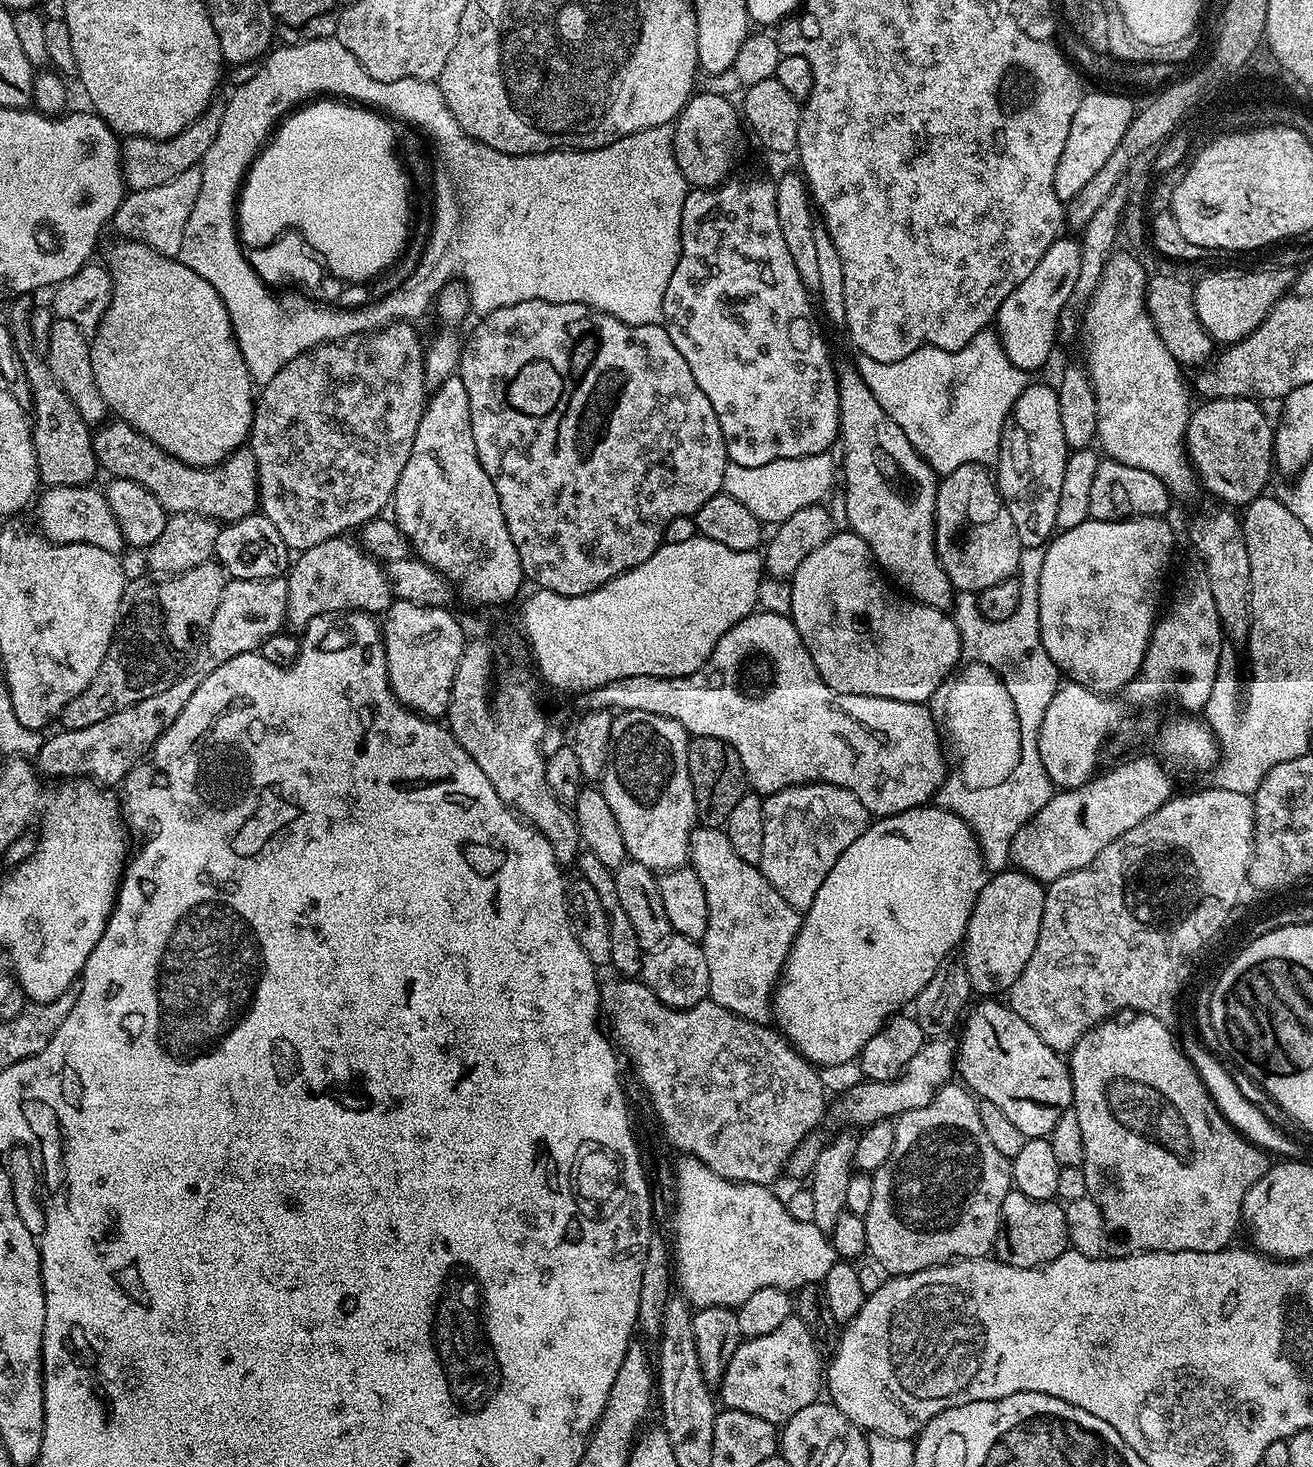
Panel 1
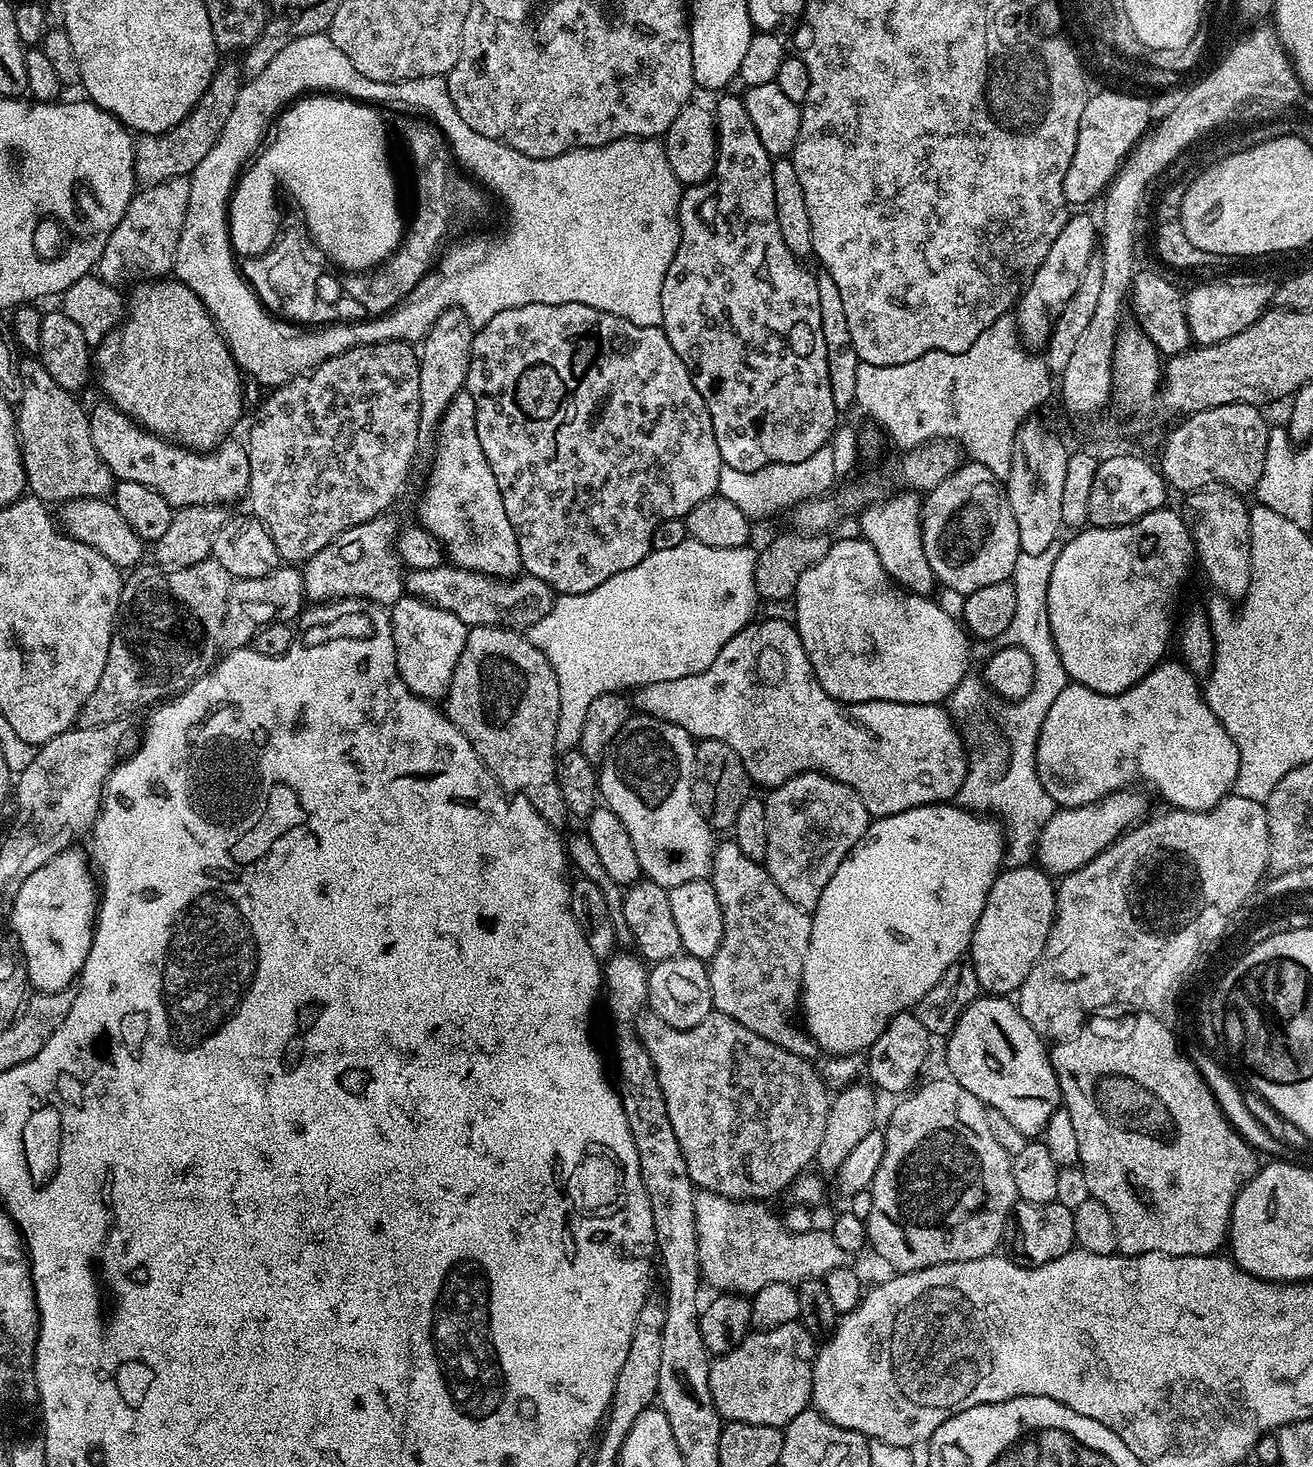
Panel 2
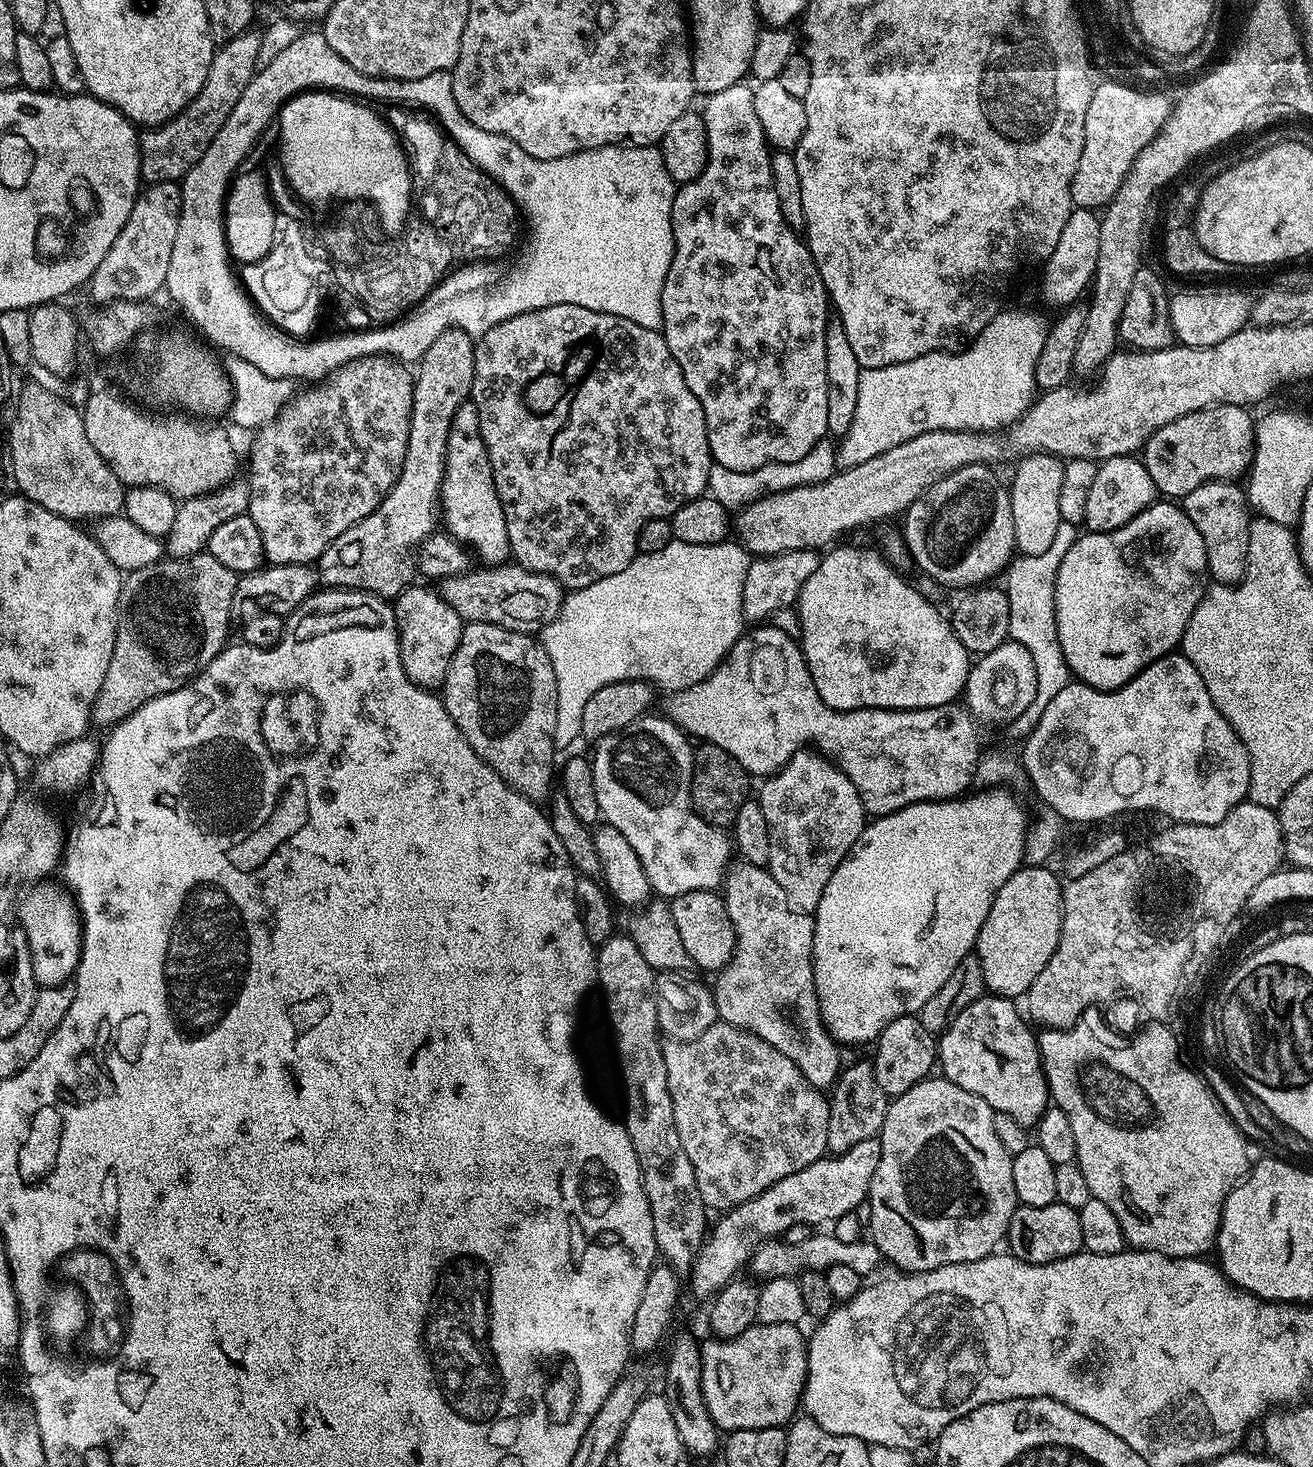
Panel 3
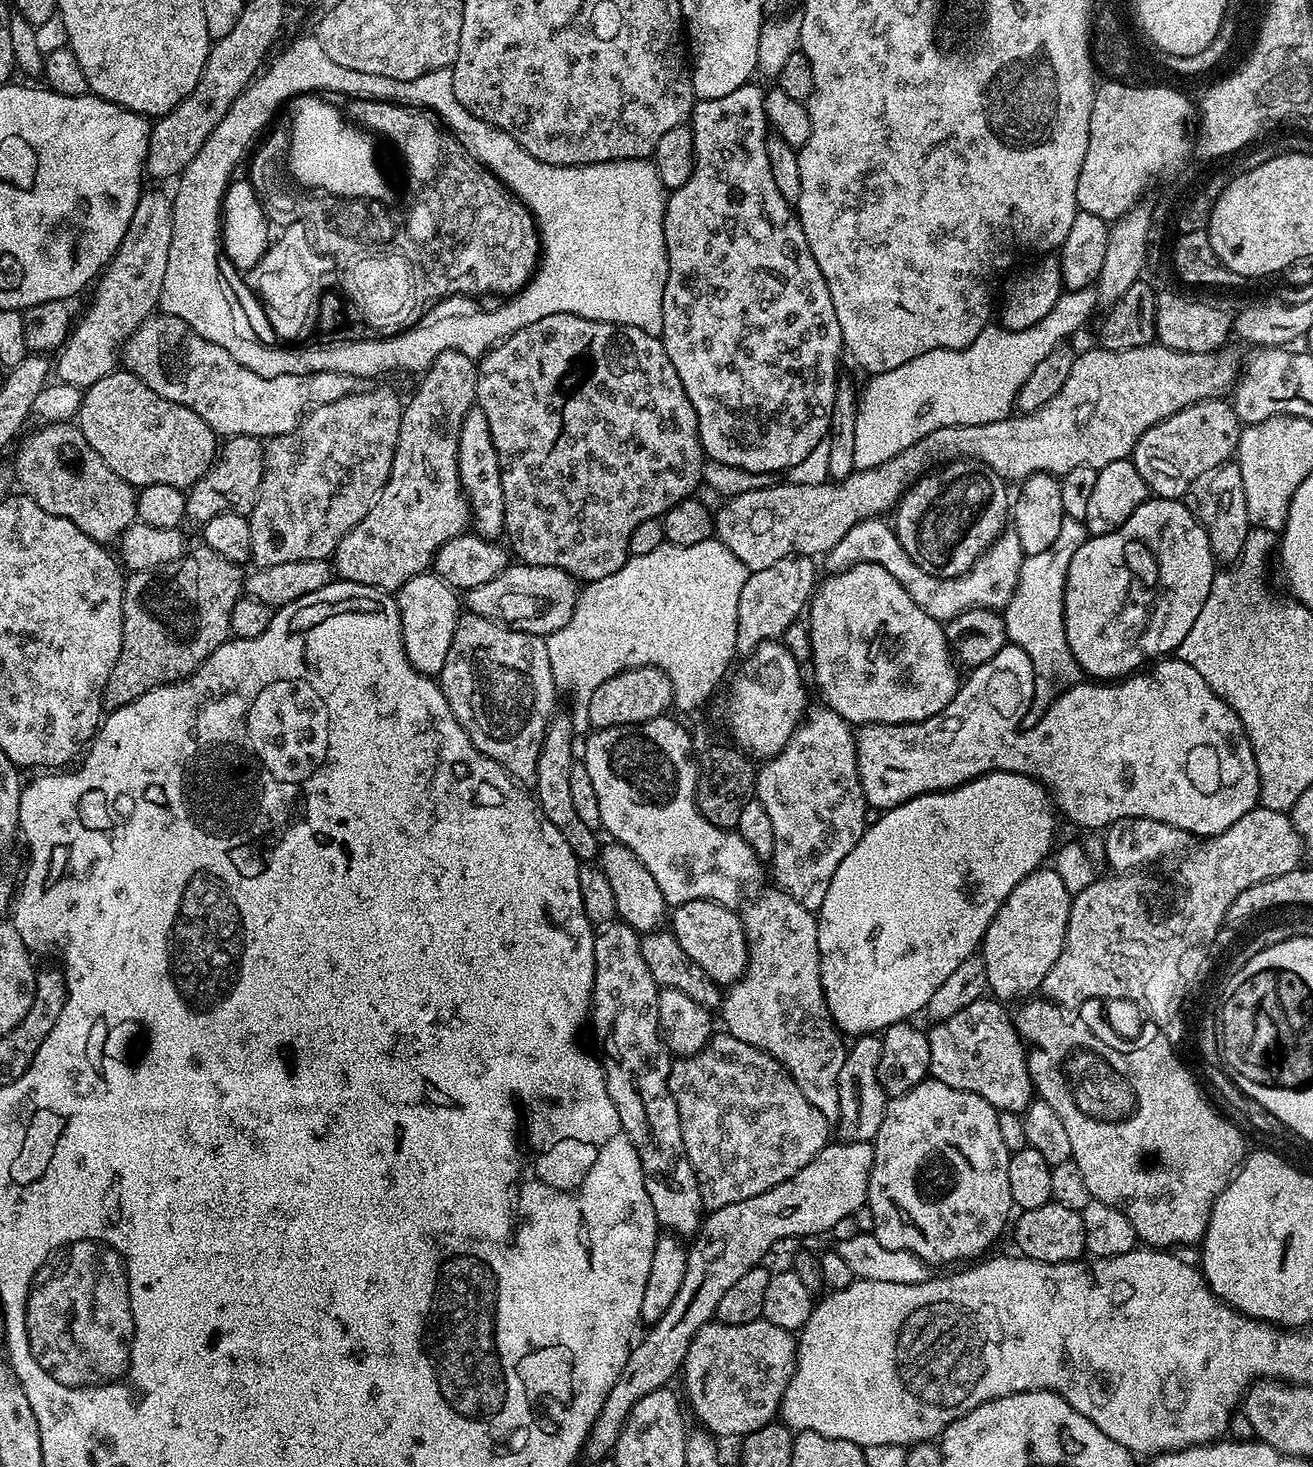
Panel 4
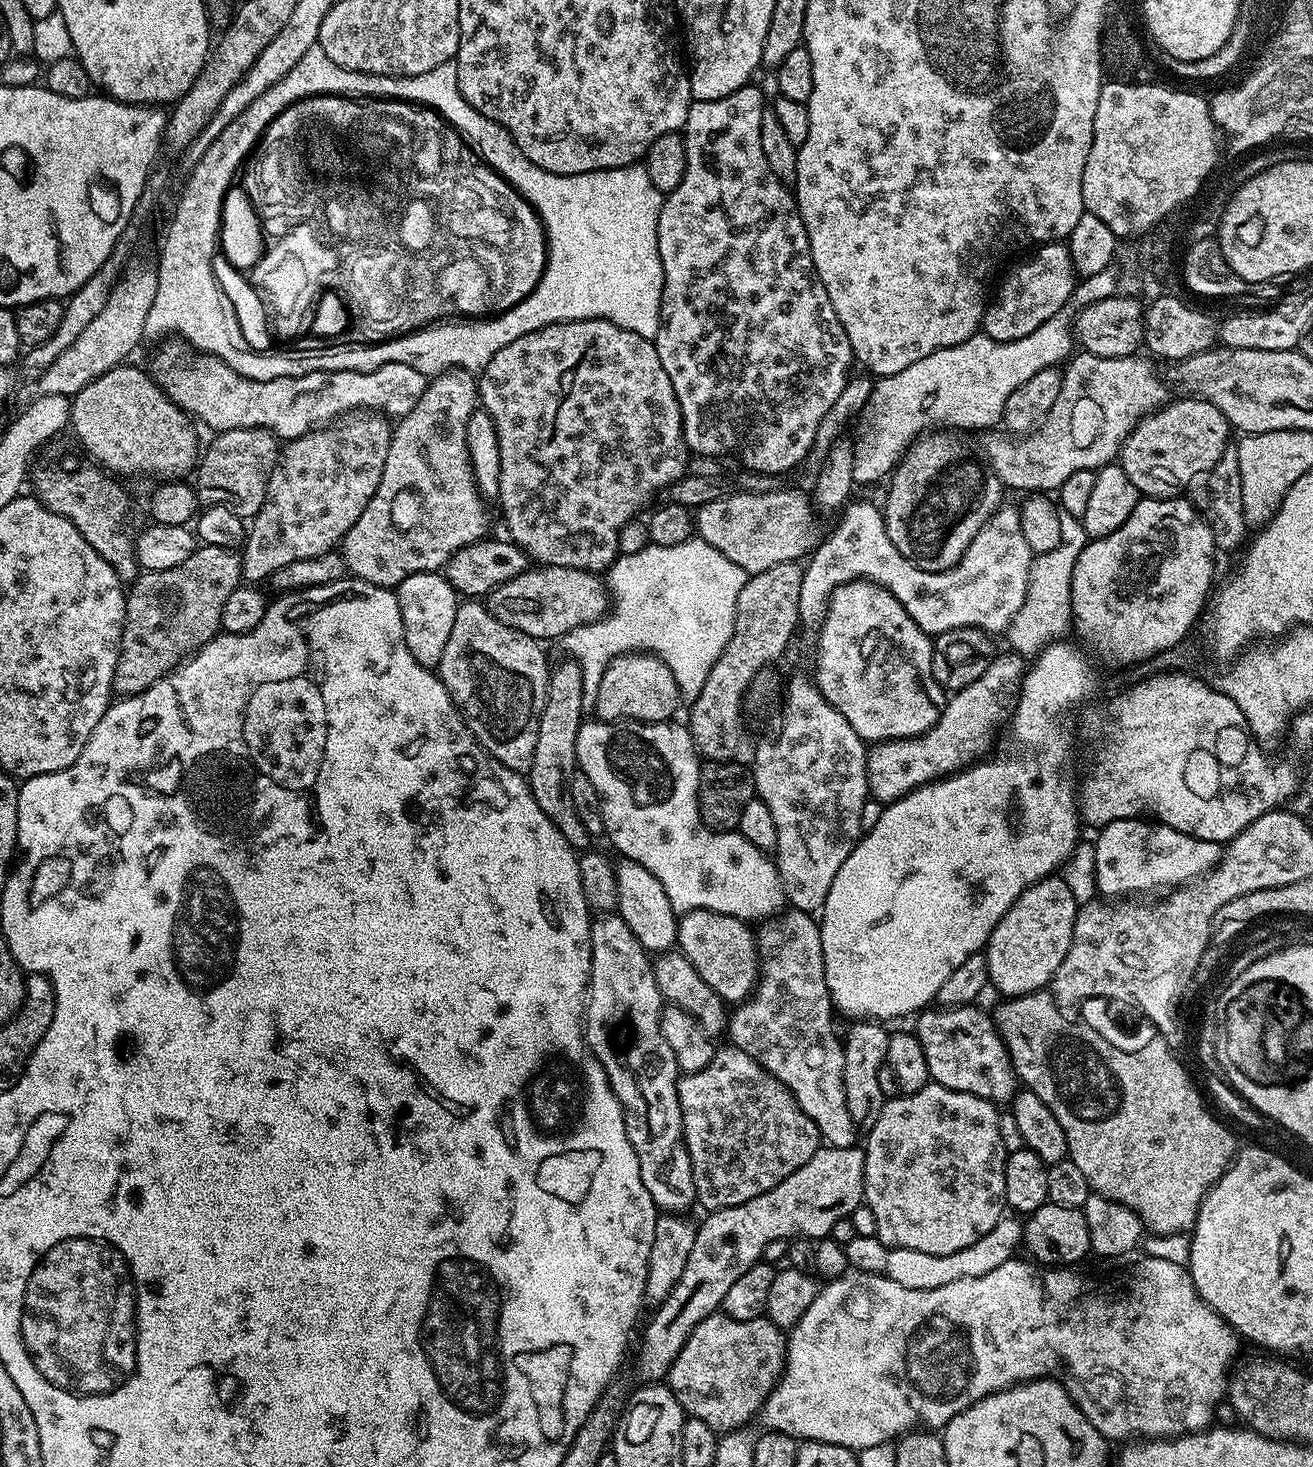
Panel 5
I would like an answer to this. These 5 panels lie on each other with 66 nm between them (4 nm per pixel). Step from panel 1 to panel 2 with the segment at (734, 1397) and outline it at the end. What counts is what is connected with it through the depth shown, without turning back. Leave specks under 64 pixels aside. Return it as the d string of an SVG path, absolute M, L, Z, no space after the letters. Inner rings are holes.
M800 1322L749 1331L748 1337L734 1350L711 1361L710 1394L717 1414L728 1422L750 1422L754 1426L783 1429L798 1414L809 1411L812 1404L812 1366L818 1351L817 1341Z

